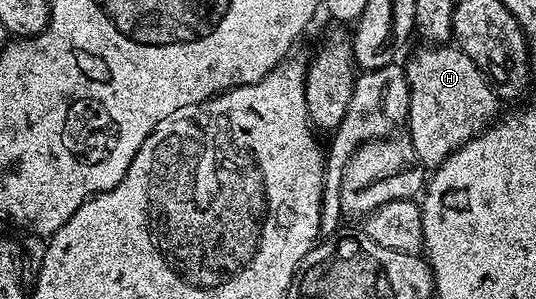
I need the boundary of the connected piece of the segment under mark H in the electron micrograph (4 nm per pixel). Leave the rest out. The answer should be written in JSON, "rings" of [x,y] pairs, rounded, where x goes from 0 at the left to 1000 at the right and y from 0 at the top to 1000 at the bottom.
{"rings":[[[813,147],[799,161],[799,181],[776,181],[754,221],[754,247],[761,258],[765,294],[765,348],[761,351],[759,458],[769,465],[769,492],[780,535],[795,562],[825,552],[854,492],[869,482],[927,391],[925,341],[929,314],[909,274],[905,237],[896,234],[877,187],[869,187],[849,151]]]}

